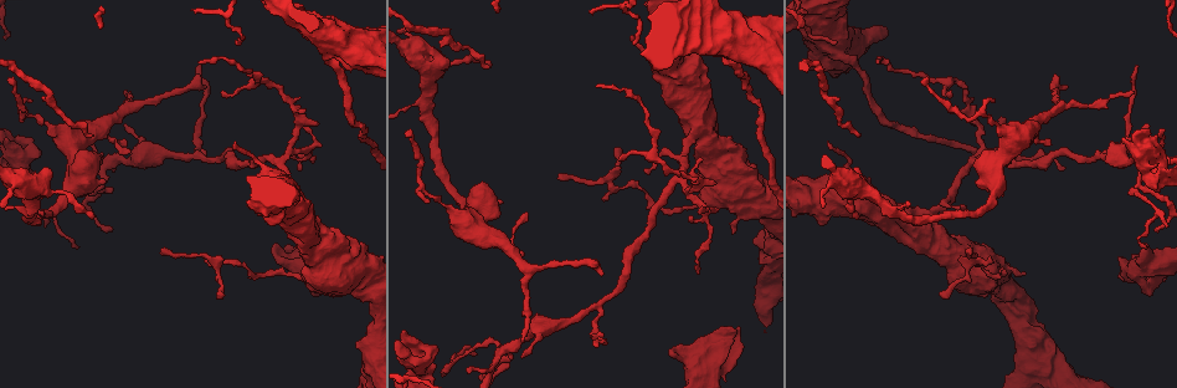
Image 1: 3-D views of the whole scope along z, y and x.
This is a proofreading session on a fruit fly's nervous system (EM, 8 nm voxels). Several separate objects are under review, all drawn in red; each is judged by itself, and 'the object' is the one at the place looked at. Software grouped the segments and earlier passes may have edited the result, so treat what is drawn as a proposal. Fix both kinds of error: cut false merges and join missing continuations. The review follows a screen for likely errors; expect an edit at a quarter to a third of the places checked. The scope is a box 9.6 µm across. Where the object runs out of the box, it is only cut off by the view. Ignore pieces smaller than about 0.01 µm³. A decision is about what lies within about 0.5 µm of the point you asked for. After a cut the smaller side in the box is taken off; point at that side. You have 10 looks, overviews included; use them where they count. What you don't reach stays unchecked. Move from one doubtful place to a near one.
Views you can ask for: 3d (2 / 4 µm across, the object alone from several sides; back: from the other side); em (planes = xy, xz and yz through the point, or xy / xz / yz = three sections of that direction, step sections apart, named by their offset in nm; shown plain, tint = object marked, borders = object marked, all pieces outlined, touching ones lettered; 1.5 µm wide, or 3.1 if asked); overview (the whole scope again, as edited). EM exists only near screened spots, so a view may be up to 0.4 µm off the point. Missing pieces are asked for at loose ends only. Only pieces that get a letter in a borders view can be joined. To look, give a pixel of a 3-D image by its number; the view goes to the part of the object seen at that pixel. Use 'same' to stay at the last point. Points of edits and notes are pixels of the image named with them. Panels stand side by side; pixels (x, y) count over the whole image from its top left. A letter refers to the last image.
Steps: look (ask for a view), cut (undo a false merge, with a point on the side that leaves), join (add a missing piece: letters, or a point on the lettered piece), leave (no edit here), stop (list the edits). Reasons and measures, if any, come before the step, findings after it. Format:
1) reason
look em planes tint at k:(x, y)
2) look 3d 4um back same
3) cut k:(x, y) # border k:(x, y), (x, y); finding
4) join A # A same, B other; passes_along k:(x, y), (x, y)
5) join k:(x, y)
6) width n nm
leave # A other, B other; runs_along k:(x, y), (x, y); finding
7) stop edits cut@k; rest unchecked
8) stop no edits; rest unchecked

look 3d 2um at 1:(1157, 232)

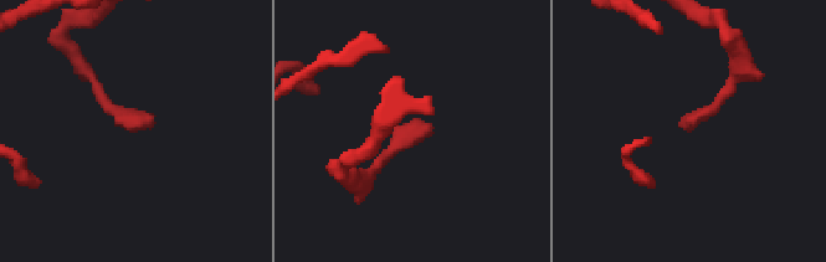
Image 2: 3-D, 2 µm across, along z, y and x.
look em xz step 4 borders at 2:(150, 125)

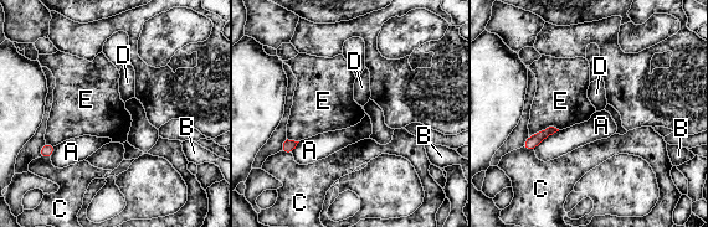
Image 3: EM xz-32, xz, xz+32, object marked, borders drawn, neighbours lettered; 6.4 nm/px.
cut it another way
look em planes borders same

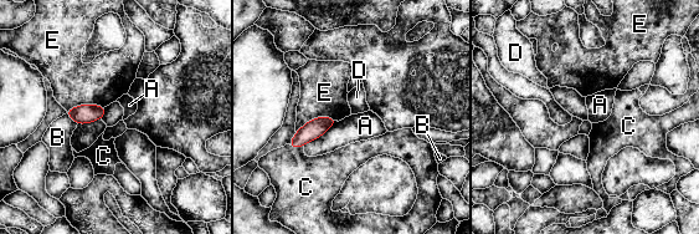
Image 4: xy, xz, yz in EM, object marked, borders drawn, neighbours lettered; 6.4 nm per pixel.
width 100 nm; longest_contact E 300 nm
leave # A other, B other, C other, D other, E other; no lettered piece goes on from it

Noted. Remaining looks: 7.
side arm on a straight run
look em planes borders at 1:(202, 156)

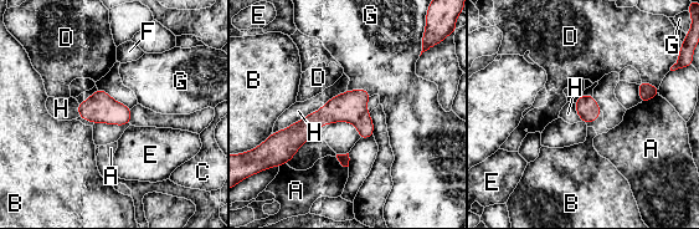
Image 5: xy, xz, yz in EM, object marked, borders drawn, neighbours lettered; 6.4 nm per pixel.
leave # A other, B other, C other, D other, E other, F other, G other, H other; border 5:(314, 136), (291, 159); one neuron here

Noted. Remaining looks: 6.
end of a long branch
look em 3.1um yz step 16 borders at 1:(488, 67)

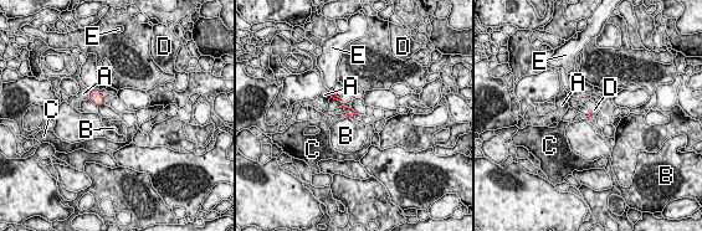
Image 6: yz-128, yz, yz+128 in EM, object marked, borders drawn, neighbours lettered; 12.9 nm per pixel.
another direction
look em 3.1um planes borders same

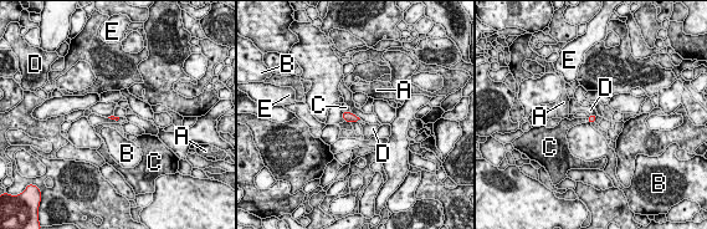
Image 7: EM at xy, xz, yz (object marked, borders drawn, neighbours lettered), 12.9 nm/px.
leave # A other, B other, C other, D other, E other; border 7:(595, 115), (589, 116); none of them fits

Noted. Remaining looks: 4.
tapers out
look em planes borders at 1:(927, 80)

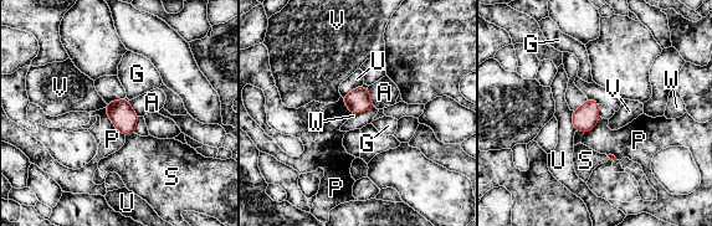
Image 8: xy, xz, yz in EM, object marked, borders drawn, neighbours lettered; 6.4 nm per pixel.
leave # A other, G other, P other, S other, U other, V other, W other; border 8:(374, 107), (352, 114); none of them fits

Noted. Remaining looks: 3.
stop no edits; rest unchecked

